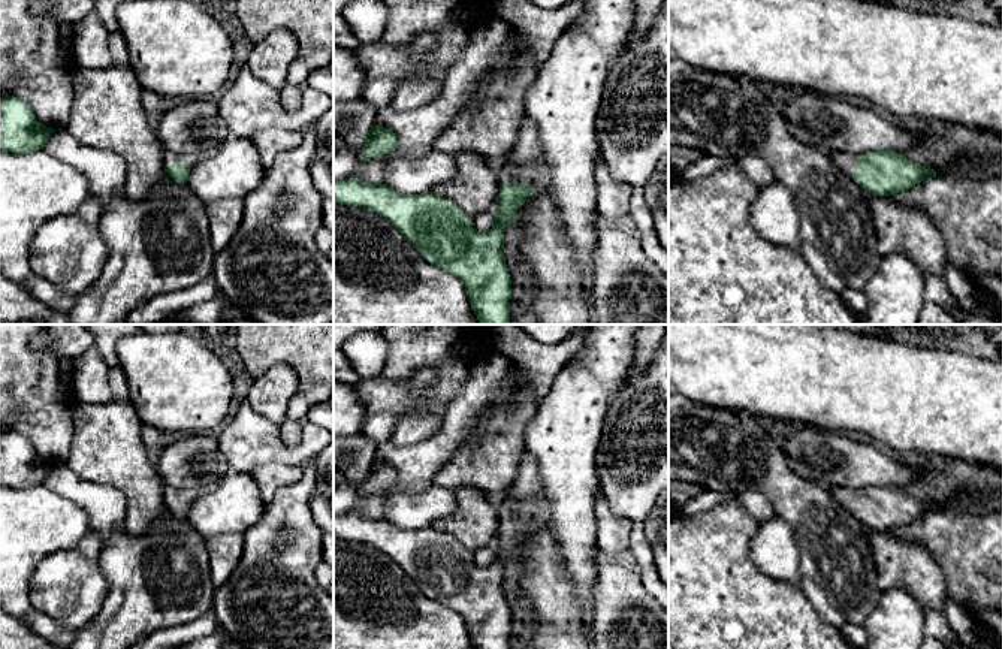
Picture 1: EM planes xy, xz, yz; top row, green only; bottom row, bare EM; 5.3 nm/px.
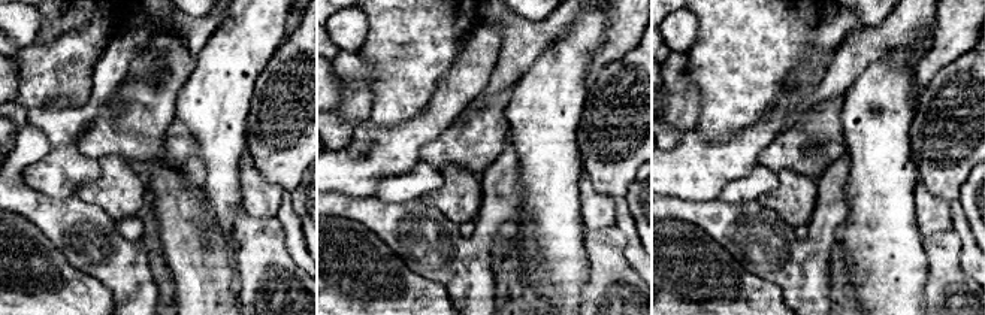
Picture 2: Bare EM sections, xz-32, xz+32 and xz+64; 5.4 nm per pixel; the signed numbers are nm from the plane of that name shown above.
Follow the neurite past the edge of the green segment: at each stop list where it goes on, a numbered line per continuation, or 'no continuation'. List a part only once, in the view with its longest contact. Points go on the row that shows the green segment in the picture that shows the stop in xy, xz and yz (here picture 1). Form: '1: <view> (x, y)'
1: xz (525, 163)

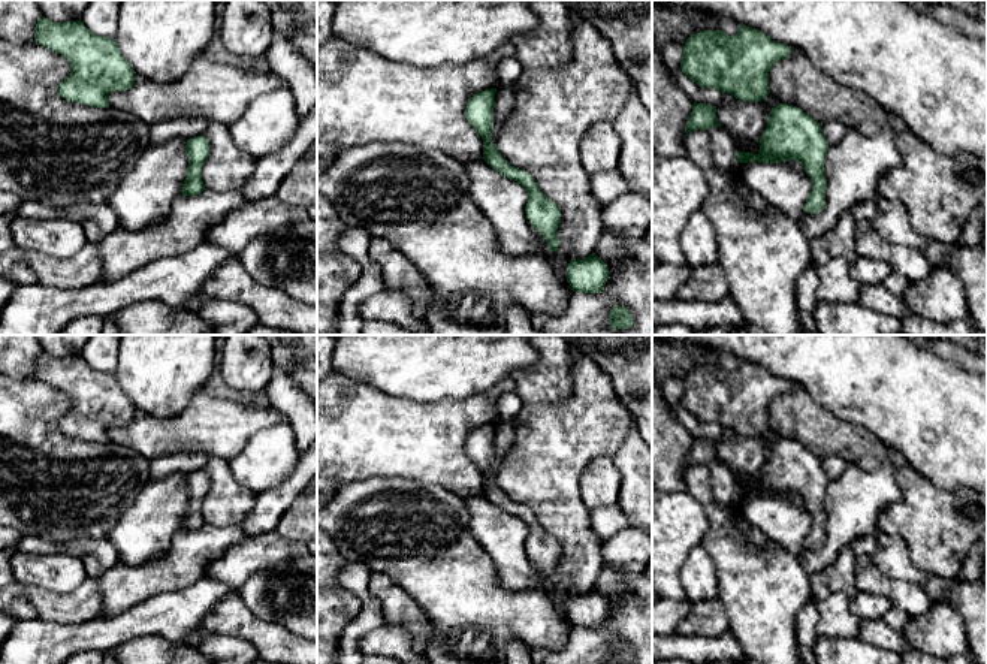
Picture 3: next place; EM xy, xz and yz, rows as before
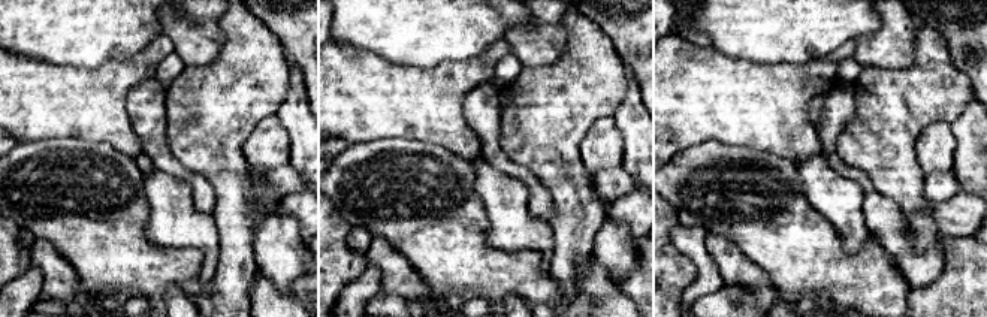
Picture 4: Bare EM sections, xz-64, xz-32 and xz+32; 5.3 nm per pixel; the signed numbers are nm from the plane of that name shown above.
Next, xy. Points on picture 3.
no continuation

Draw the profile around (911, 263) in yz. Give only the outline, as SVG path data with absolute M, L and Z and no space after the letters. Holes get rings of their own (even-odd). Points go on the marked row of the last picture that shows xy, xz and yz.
M867 220L855 223L855 251L860 257L884 260L891 274L902 275L909 283L921 281L933 268L923 251L885 242Z

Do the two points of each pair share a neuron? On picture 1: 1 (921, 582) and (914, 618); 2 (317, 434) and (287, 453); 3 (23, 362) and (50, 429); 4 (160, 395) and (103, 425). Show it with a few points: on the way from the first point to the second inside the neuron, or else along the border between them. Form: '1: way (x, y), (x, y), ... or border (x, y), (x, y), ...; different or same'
1: border (883, 591), (904, 588), (924, 609); different
2: way (311, 441), (299, 453), (295, 453); same
3: way (23, 379), (23, 395), (39, 413); same
4: border (129, 400), (144, 423); different

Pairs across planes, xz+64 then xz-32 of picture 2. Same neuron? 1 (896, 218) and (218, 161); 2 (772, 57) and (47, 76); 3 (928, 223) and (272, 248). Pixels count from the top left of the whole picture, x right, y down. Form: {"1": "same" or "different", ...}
{"1": "same", "2": "different", "3": "different"}

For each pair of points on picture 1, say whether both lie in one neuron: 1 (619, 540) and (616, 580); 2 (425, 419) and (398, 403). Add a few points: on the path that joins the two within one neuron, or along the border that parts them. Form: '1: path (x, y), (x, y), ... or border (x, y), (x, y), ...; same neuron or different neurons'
1: border (597, 545), (607, 552), (627, 551); different neurons
2: border (432, 383), (407, 395), (410, 407), (389, 438); different neurons

